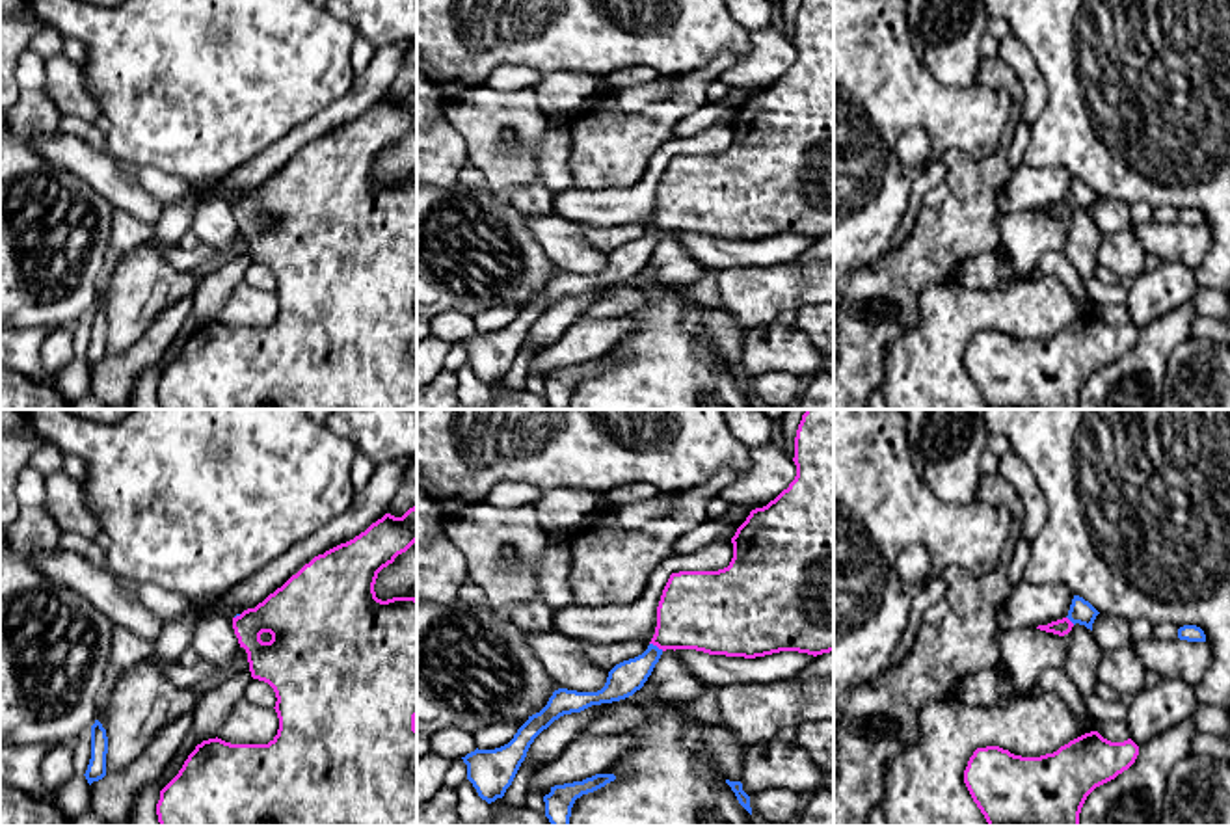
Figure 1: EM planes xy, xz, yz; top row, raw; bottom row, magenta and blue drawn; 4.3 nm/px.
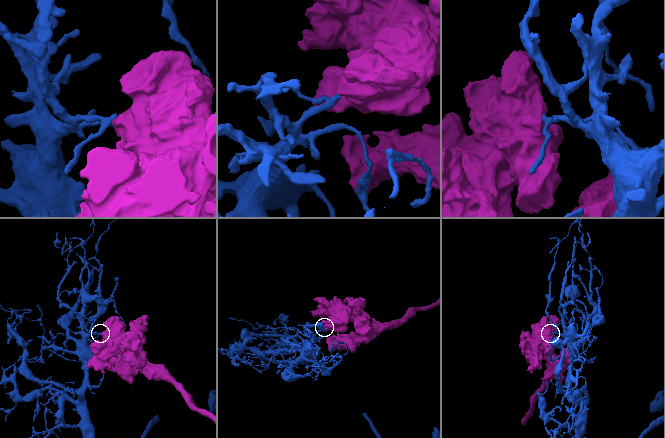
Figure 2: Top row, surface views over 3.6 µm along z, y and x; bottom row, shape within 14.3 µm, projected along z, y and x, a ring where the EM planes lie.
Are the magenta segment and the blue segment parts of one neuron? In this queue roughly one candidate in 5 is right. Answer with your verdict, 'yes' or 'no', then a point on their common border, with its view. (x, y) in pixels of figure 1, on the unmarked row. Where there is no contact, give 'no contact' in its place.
no; meets magenta in xz at (657, 229)

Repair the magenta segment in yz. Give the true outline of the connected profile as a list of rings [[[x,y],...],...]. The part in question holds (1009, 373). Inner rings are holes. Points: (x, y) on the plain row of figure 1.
[[[1085,316],[1053,337],[1022,340],[977,331],[964,366],[988,409],[1079,409],[1087,380],[1128,353],[1139,329]]]

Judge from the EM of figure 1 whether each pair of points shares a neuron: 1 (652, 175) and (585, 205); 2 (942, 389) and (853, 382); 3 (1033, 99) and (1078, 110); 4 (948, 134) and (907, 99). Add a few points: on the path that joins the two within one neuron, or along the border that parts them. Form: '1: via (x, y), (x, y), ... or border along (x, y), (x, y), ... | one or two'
1: via (639, 192), (626, 205), (601, 205) | one
2: border along (892, 341), (884, 359), (881, 387) | two
3: border along (1035, 60), (1048, 92), (1048, 101), (1031, 125) | two
4: via (938, 125), (916, 103) | one

